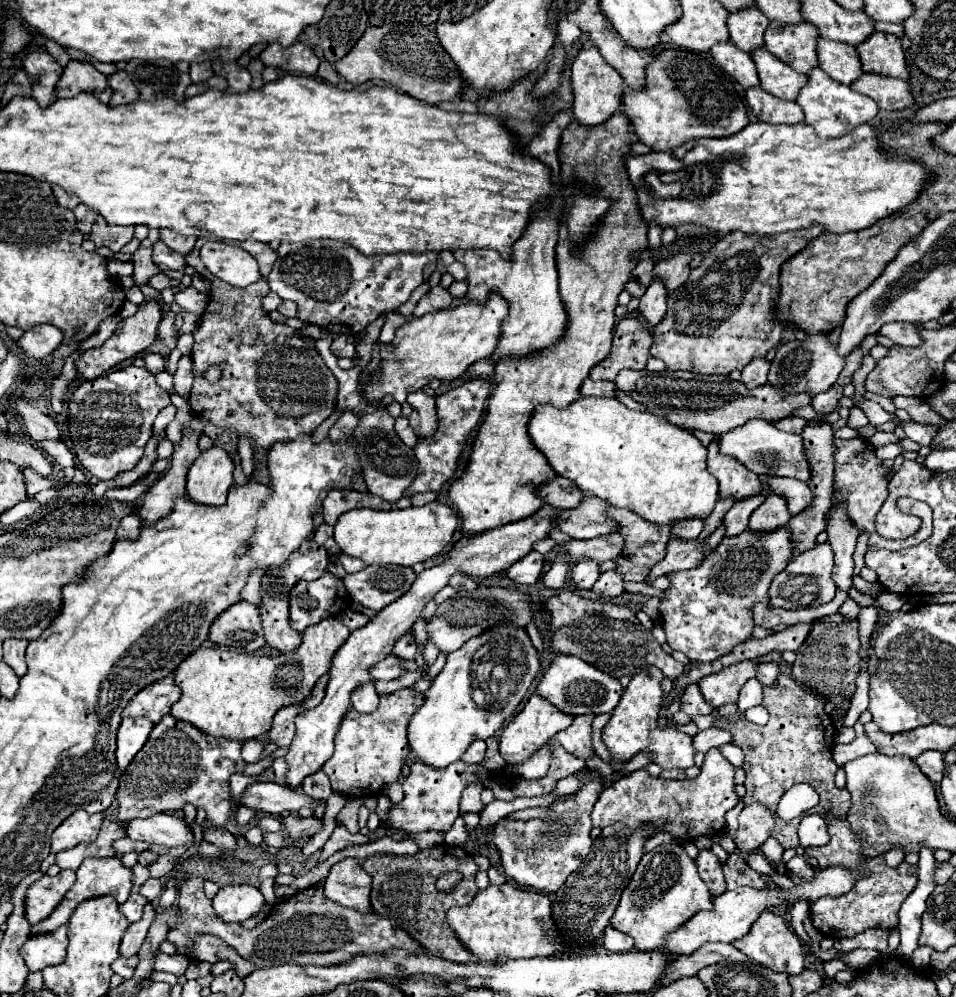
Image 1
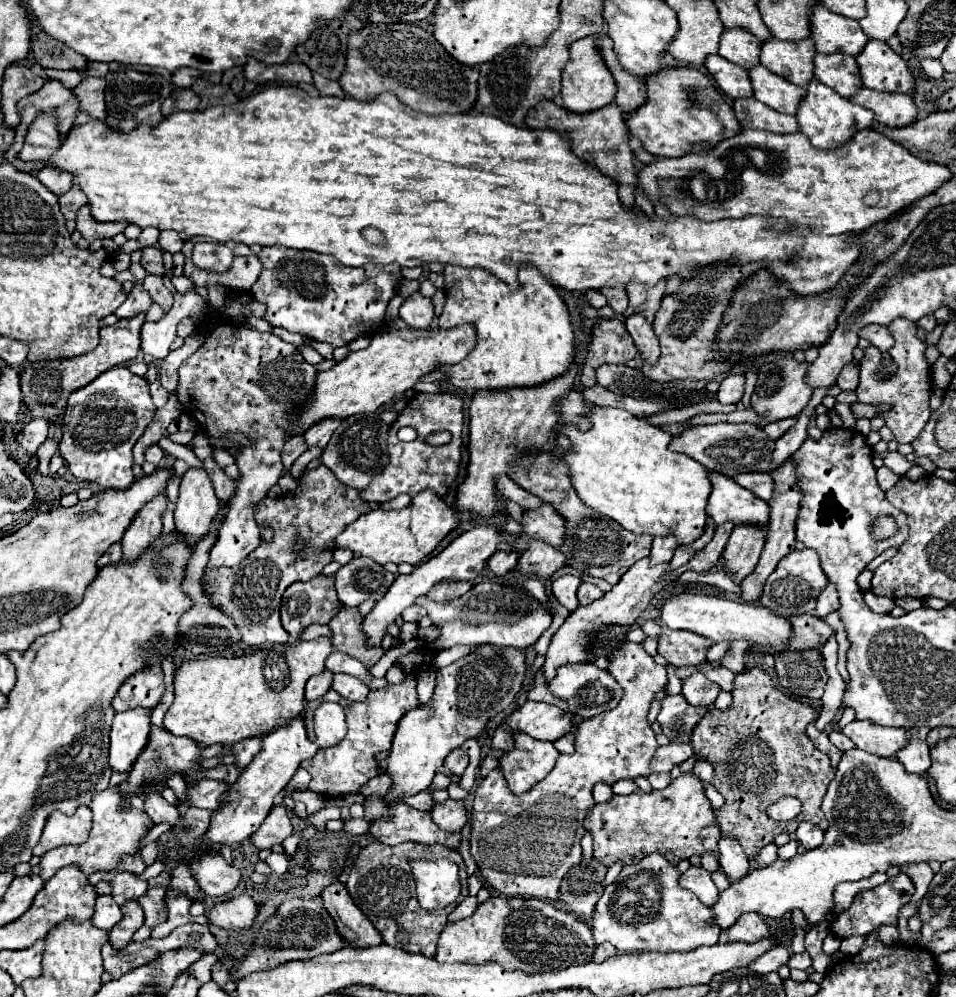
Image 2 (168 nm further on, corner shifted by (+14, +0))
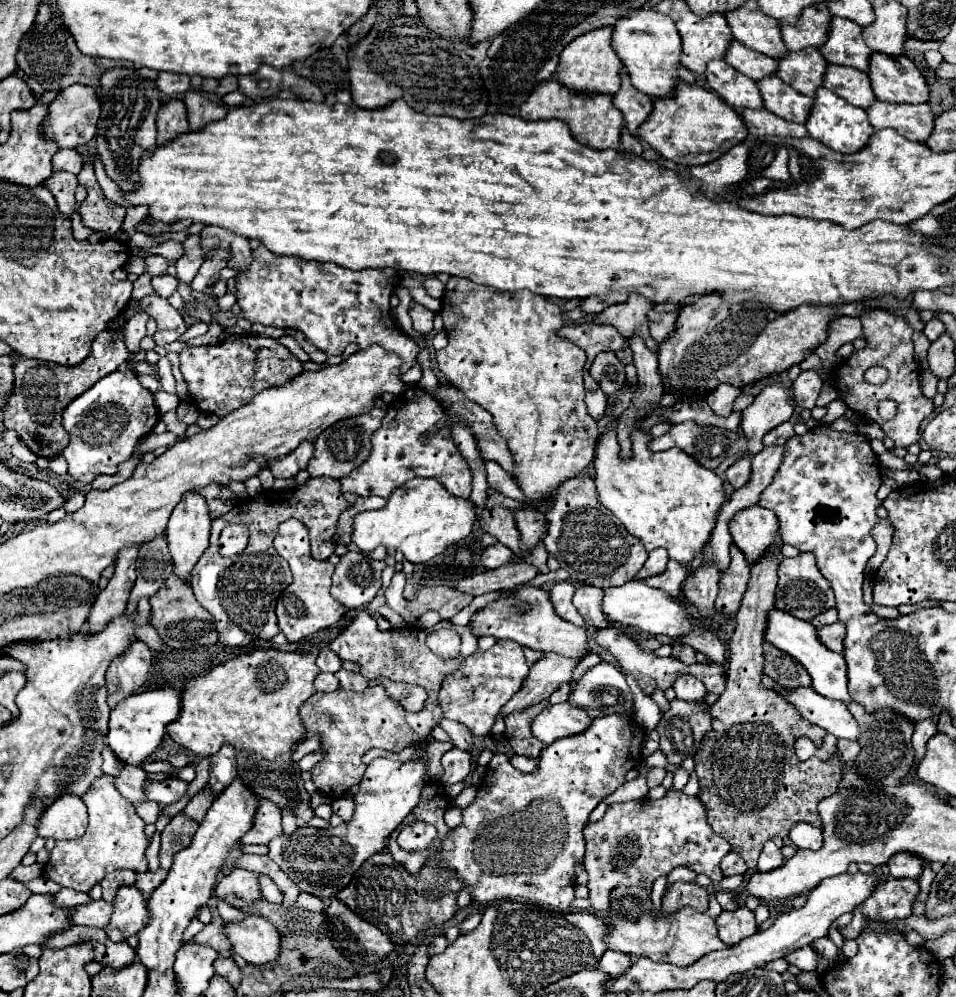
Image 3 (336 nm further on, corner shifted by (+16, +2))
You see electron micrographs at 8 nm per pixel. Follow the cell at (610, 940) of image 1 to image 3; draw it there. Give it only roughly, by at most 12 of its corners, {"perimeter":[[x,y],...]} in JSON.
{"perimeter":[[606,950],[598,962],[612,978],[626,974],[632,966],[628,954]]}

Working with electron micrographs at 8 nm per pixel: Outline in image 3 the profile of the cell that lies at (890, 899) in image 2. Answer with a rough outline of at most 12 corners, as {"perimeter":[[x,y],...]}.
{"perimeter":[[916,880],[882,882],[842,928],[858,938],[872,920],[908,918],[920,894]]}

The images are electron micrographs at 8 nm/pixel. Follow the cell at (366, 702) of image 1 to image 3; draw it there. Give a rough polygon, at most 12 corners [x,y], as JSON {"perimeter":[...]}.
{"perimeter":[[338,670],[342,690],[362,692],[368,680],[360,672]]}

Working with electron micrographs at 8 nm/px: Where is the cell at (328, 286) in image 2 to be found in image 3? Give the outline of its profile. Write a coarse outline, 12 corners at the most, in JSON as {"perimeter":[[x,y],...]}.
{"perimeter":[[252,250],[244,318],[416,360],[390,316],[398,272]]}

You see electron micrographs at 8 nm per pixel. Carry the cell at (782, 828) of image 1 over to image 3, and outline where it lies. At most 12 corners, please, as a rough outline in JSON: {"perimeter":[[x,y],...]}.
{"perimeter":[[780,548],[752,566],[726,690],[694,756],[712,830],[754,868],[794,824],[822,828],[840,760],[760,686]]}

